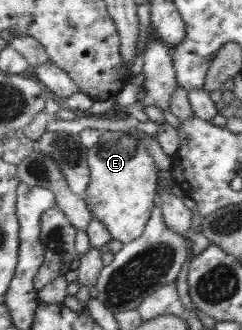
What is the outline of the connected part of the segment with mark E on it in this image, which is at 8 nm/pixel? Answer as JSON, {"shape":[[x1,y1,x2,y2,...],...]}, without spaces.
{"shape":[[104,131,99,142,88,149,90,184,84,200,93,217,101,220,113,240,124,245,140,238,158,196,160,168,147,151,149,136,133,131]]}

